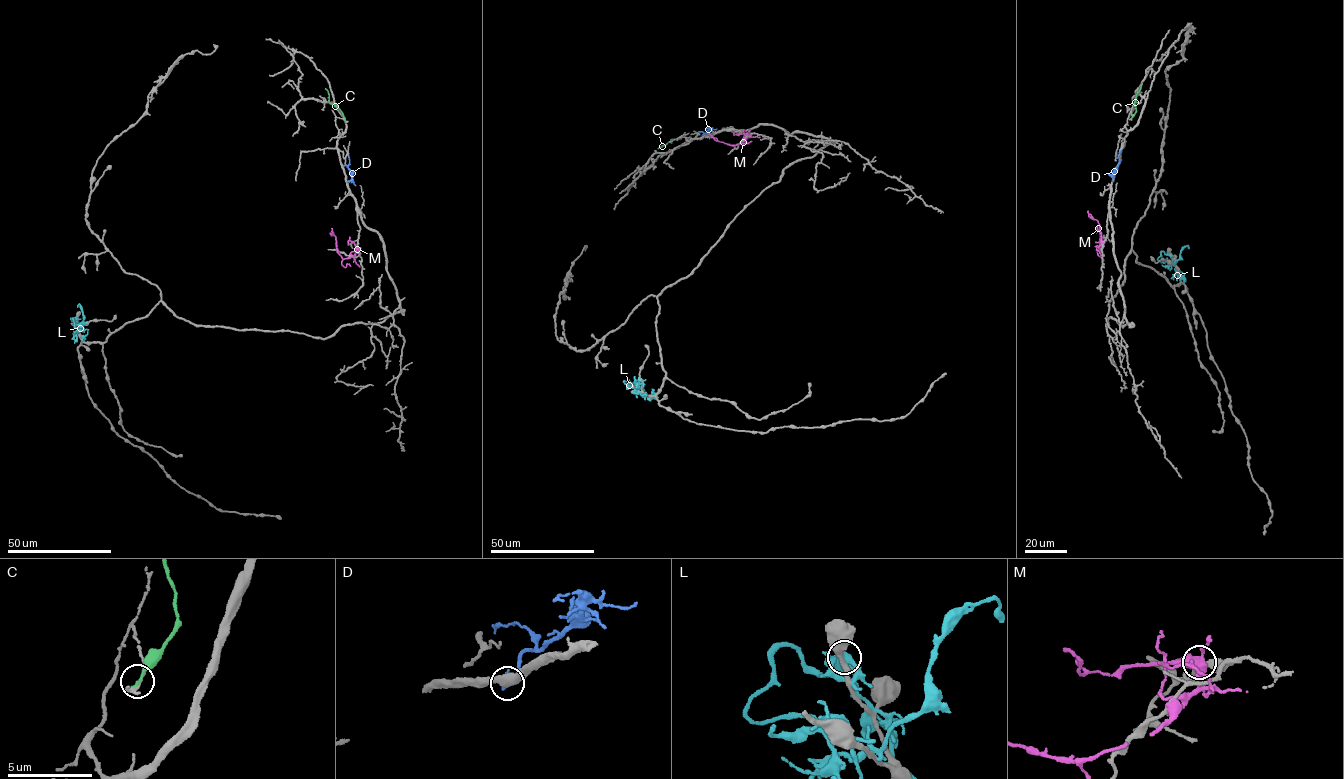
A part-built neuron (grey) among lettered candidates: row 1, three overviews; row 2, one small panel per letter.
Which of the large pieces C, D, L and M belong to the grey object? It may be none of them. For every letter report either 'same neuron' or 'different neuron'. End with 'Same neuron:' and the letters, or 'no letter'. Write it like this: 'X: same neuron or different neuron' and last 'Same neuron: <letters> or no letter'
C: different neuron
D: different neuron
L: different neuron
M: different neuron
Same neuron: no letter

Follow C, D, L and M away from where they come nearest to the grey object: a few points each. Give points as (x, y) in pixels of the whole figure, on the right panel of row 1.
C: (1131, 118), (1142, 83)
D: (1120, 159), (1112, 173), (1113, 181)
L: (1169, 253), (1162, 251), (1158, 260), (1173, 264), (1184, 247), (1187, 245), (1189, 248)
M: (1102, 242), (1100, 248), (1099, 225), (1088, 210)

